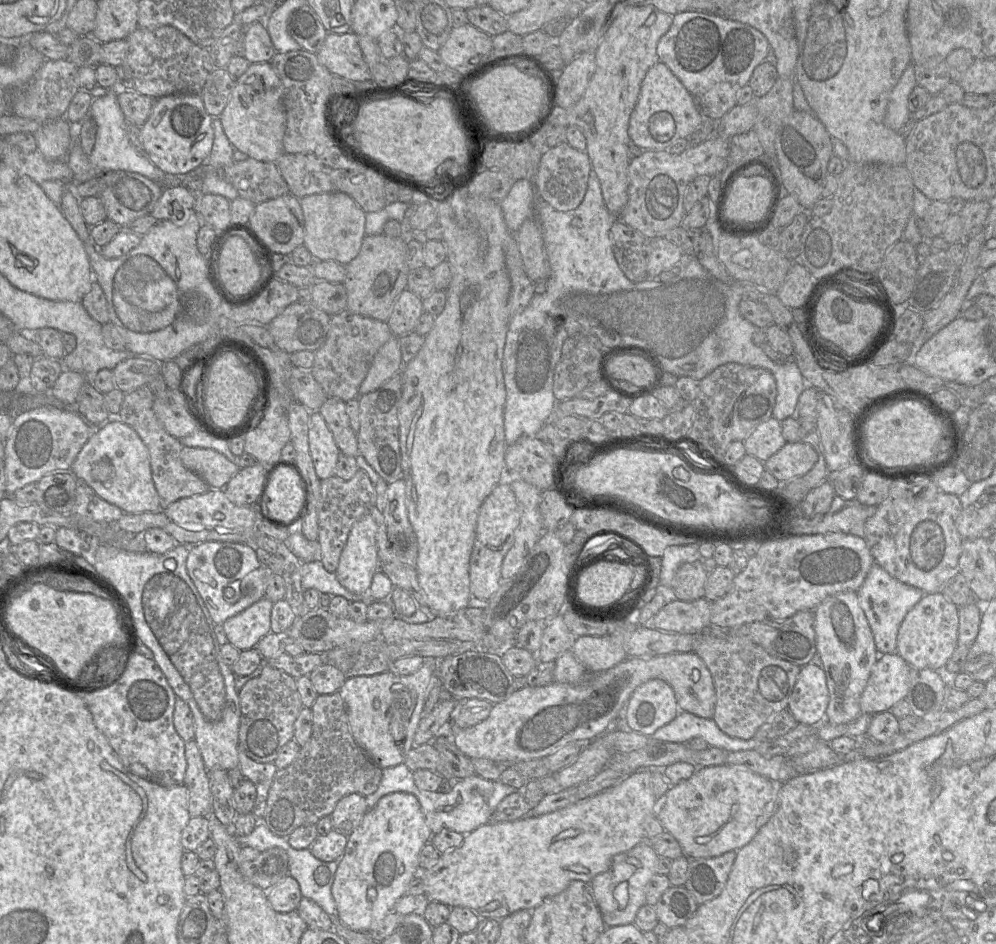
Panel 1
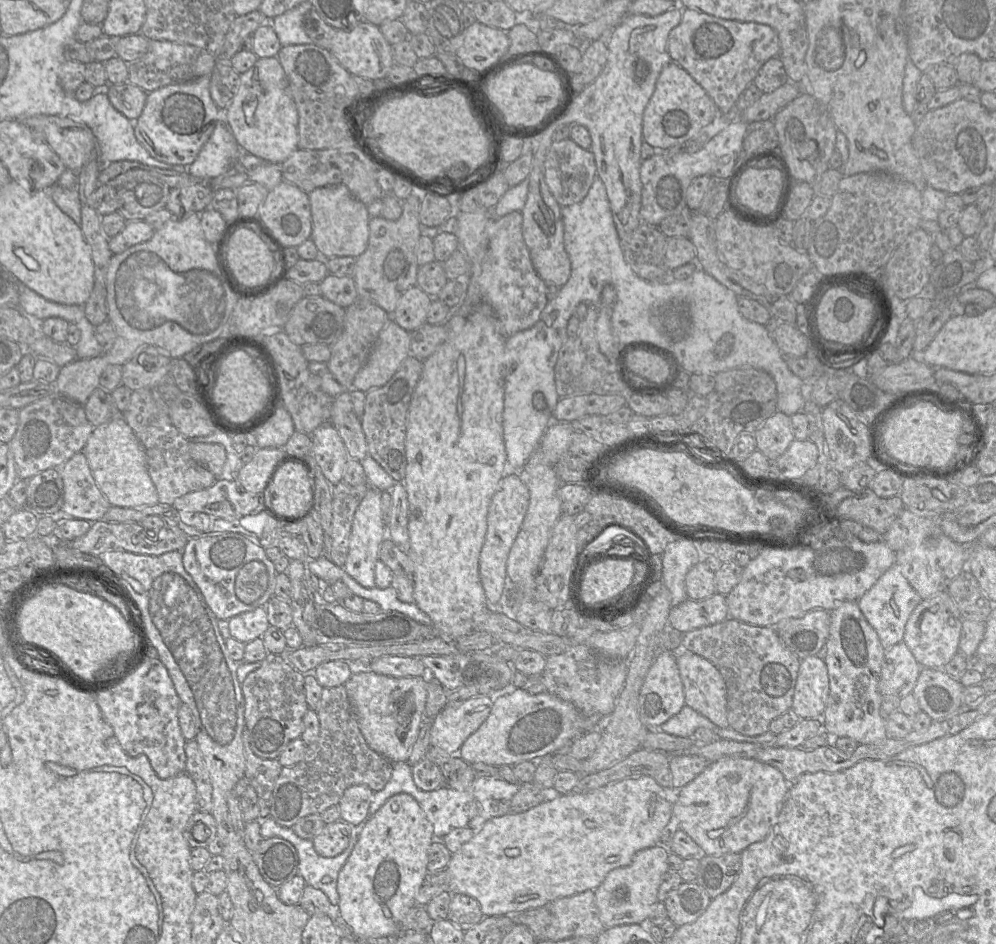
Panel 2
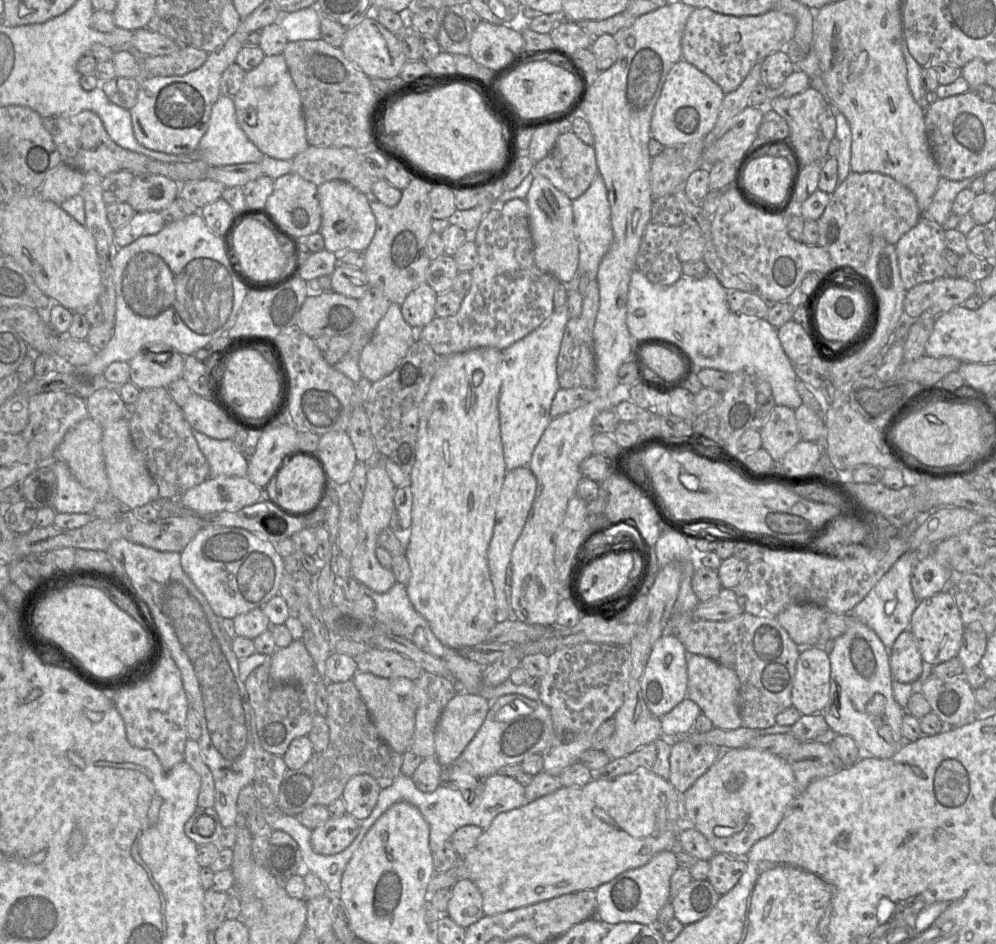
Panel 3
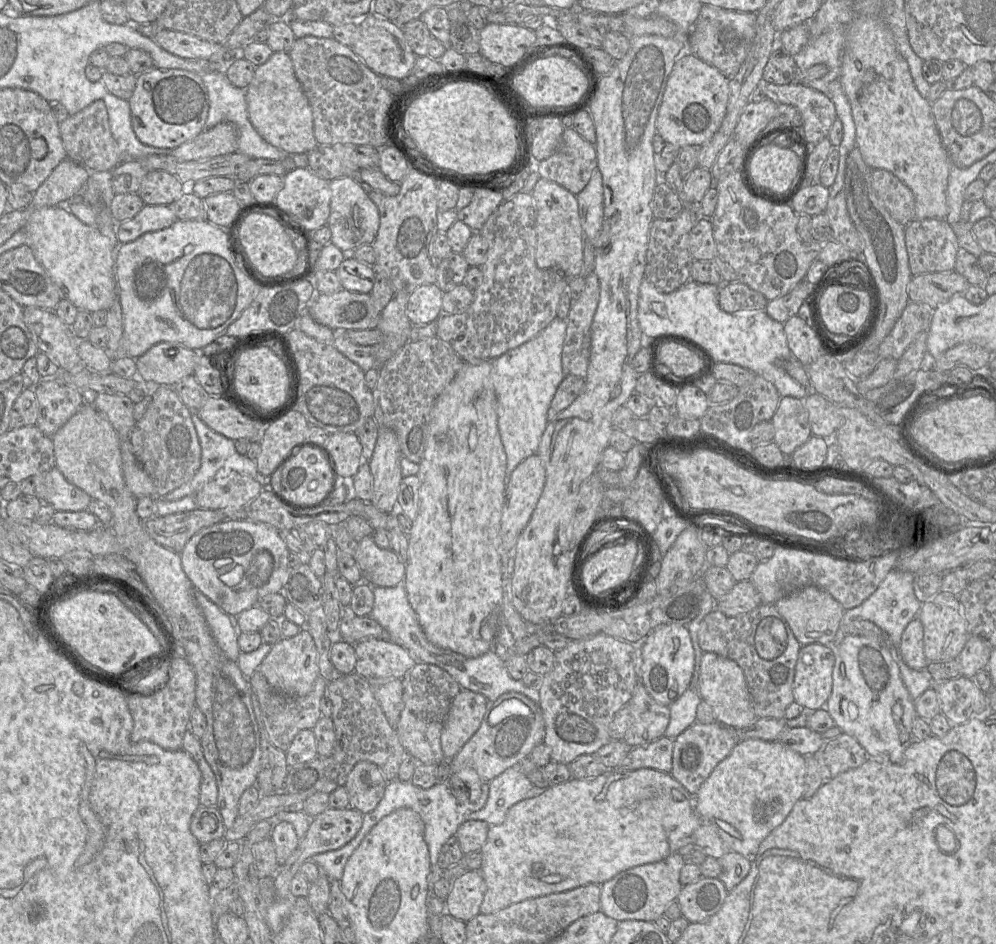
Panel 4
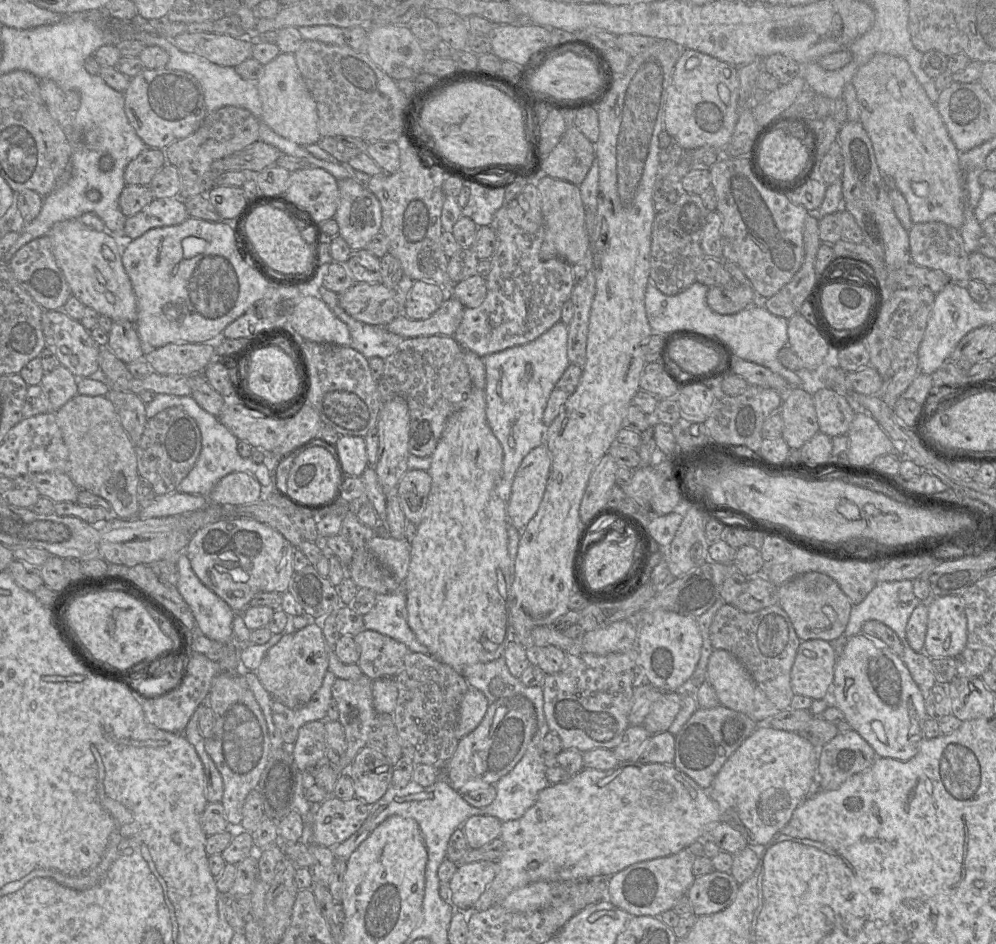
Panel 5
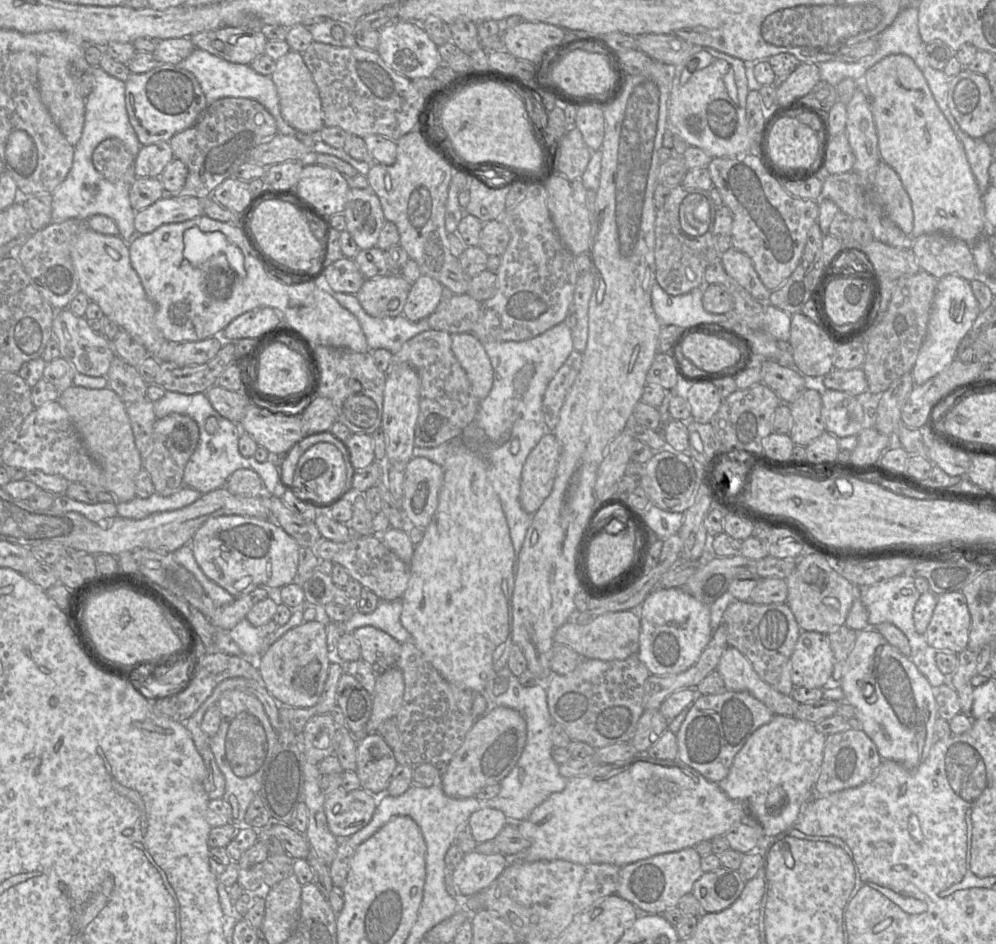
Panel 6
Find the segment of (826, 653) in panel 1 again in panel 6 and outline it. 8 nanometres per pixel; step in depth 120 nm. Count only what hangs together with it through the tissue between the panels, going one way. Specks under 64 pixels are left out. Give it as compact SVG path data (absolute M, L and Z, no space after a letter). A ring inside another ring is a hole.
M874 627L857 632L855 645L843 666L840 686L844 701L855 708L863 731L875 743L883 760L895 761L907 769L918 768L935 743L934 723L938 718L935 689L909 657L892 646Z

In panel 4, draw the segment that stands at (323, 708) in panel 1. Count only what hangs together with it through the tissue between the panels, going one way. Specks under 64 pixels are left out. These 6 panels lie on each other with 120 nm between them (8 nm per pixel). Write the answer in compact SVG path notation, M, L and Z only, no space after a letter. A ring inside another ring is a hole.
M354 672L343 675L328 683L327 696L332 703L331 719L336 736L333 753L329 757L316 757L310 762L289 767L283 783L285 793L302 801L317 792L331 794L345 785L349 773L360 761L376 764L387 782L397 779L406 751L395 727L385 717L369 681Z

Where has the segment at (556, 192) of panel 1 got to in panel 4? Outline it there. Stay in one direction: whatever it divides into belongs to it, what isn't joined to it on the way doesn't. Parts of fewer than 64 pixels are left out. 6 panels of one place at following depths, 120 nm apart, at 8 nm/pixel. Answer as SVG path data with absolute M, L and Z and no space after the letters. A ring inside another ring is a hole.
M565 128L556 151L549 158L533 163L531 170L577 195L588 184L596 167L595 145L574 128Z

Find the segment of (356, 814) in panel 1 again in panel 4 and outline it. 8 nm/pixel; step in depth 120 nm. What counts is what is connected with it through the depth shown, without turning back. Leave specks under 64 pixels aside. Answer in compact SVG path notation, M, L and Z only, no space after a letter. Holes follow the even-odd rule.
M368 761L358 762L344 785L349 796L349 807L364 815L373 811L383 798L387 784L376 764Z

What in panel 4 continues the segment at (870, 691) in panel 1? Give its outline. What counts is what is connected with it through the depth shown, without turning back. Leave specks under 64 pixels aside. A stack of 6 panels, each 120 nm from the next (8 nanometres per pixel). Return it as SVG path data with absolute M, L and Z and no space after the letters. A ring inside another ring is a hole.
M916 617L906 626L899 645L899 653L903 661L914 670L926 669L929 664L924 654L923 636L923 625Z

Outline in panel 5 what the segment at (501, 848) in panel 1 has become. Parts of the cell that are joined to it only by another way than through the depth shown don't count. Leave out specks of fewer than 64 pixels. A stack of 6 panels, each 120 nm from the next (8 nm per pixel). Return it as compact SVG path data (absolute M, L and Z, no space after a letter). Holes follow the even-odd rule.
M629 760L619 762L609 770L583 768L564 782L549 785L541 790L538 793L535 804L519 819L502 822L500 838L505 844L505 852L498 861L498 872L494 880L486 888L474 906L477 910L485 911L494 905L500 904L514 890L532 882L588 880L591 877L610 877L637 862L669 856L686 849L694 841L703 840L707 837L709 831L720 822L721 812L718 803L710 797L707 790L700 787L691 777L679 770L674 763L664 764Z

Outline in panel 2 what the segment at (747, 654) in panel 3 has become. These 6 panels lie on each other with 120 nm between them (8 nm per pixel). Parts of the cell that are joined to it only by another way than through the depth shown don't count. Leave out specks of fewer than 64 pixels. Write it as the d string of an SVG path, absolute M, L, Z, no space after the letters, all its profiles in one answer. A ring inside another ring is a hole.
M727 618L685 633L681 650L707 659L722 674L727 688L727 718L733 730L747 736L764 734L775 718L792 708L801 660L783 644L774 627Z

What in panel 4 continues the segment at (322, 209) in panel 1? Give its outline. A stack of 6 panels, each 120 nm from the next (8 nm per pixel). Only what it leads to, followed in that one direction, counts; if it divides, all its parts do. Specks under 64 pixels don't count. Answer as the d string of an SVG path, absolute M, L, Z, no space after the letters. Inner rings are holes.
M344 176L330 180L331 201L327 225L331 230L331 243L350 254L361 245L372 244L380 226L380 215L376 204L368 192L354 176Z

